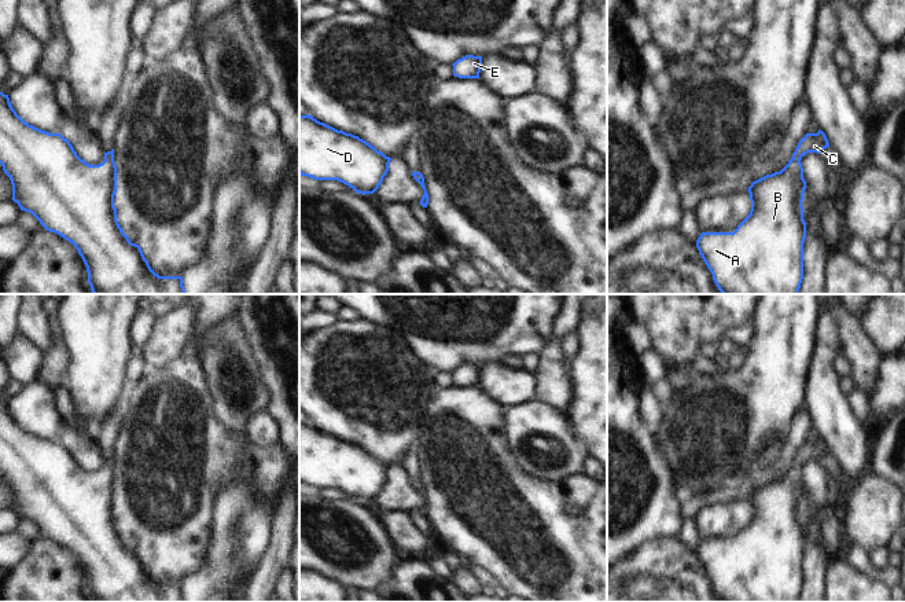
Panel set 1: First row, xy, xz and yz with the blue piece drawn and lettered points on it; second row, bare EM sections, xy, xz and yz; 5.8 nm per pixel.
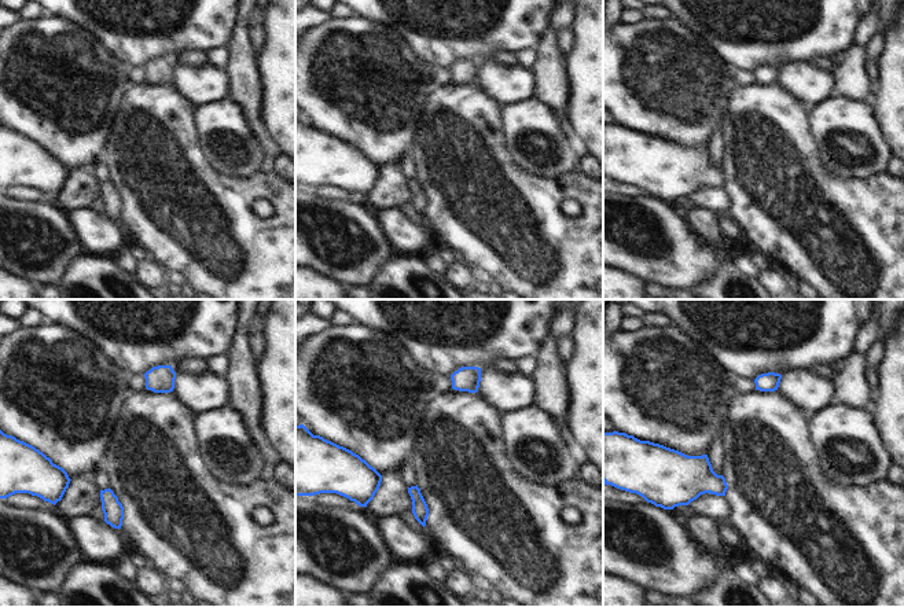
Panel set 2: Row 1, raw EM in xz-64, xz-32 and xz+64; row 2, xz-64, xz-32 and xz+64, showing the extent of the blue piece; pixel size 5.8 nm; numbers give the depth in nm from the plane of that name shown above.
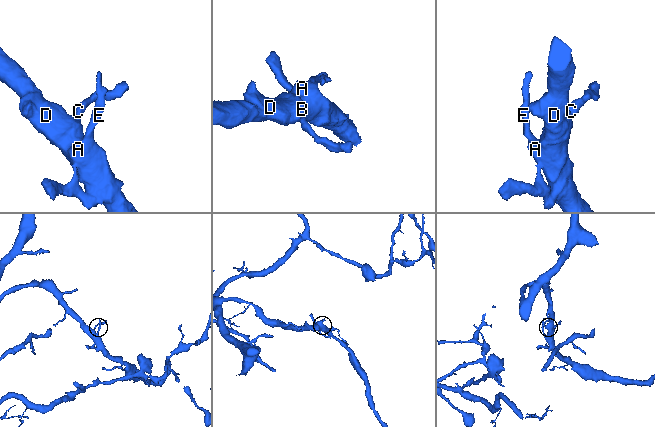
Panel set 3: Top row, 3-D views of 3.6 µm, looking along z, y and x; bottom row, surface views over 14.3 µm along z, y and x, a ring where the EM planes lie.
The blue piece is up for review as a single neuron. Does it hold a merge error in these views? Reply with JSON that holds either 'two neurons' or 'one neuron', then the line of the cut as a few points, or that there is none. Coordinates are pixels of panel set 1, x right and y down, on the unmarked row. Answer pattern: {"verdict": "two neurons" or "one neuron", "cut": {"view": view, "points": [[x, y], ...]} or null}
{"verdict": "one neuron", "cut": null}

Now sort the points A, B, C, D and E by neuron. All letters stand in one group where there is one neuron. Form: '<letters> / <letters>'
A B C D E

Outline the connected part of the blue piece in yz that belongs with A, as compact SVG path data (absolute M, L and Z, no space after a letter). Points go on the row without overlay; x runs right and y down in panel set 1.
M823 438L806 441L798 451L792 466L780 478L766 482L748 495L751 518L733 540L702 540L696 555L704 572L713 583L713 588L722 602L798 602L803 587L803 550L806 546L806 531L803 528L803 502L806 489L801 467L807 460L820 462L829 455Z

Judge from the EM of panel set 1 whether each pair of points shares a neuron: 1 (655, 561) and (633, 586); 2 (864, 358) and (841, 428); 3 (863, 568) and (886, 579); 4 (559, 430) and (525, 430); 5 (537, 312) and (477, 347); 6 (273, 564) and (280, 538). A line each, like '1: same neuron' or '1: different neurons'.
1: same neuron
2: different neurons
3: same neuron
4: same neuron
5: same neuron
6: same neuron

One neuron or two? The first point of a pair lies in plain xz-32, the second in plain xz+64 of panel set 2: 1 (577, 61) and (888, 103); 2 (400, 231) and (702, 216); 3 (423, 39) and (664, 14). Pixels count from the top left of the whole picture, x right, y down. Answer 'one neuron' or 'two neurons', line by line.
1: one neuron
2: one neuron
3: two neurons

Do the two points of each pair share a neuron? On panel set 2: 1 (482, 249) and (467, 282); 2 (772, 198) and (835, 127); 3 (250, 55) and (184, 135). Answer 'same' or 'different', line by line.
1: different
2: different
3: different

